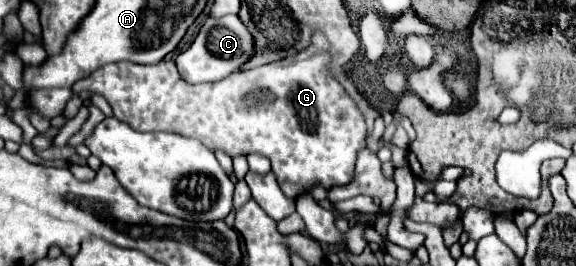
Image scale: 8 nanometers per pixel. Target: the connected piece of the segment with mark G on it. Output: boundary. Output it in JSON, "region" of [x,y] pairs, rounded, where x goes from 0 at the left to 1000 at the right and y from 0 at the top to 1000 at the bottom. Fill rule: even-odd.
{"region":[[[545,120],[542,135],[542,158],[535,180],[521,188],[517,203],[507,203],[507,211],[497,211],[483,233],[472,233],[472,241],[462,241],[462,248],[451,248],[451,256],[434,256],[434,263],[417,263],[417,271],[406,271],[399,278],[396,293],[382,301],[373,312],[356,316],[328,316],[323,301],[313,293],[309,263],[306,263],[306,241],[295,226],[281,226],[274,241],[260,241],[260,248],[247,248],[247,241],[229,241],[229,233],[205,233],[205,241],[184,241],[177,256],[170,256],[167,271],[160,271],[153,293],[132,308],[125,323],[125,346],[142,346],[142,338],[156,338],[156,346],[167,353],[177,353],[184,376],[208,376],[215,368],[215,391],[191,391],[194,414],[198,414],[198,436],[219,466],[226,466],[233,489],[240,496],[302,496],[302,504],[316,504],[316,511],[330,511],[330,519],[340,519],[347,526],[358,556],[365,564],[389,564],[396,586],[413,586],[413,579],[438,579],[438,571],[448,571],[455,586],[462,586],[469,609],[472,609],[472,639],[486,684],[486,707],[497,722],[497,737],[507,737],[507,744],[517,744],[521,729],[535,722],[549,684],[556,684],[563,707],[569,699],[580,699],[580,692],[608,692],[611,669],[615,669],[615,632],[618,632],[618,586],[622,571],[635,549],[635,466],[632,466],[632,436],[628,421],[622,414],[618,383],[604,361],[604,346],[597,338],[597,323],[573,278],[573,158],[566,150],[566,135],[559,120]]]}

